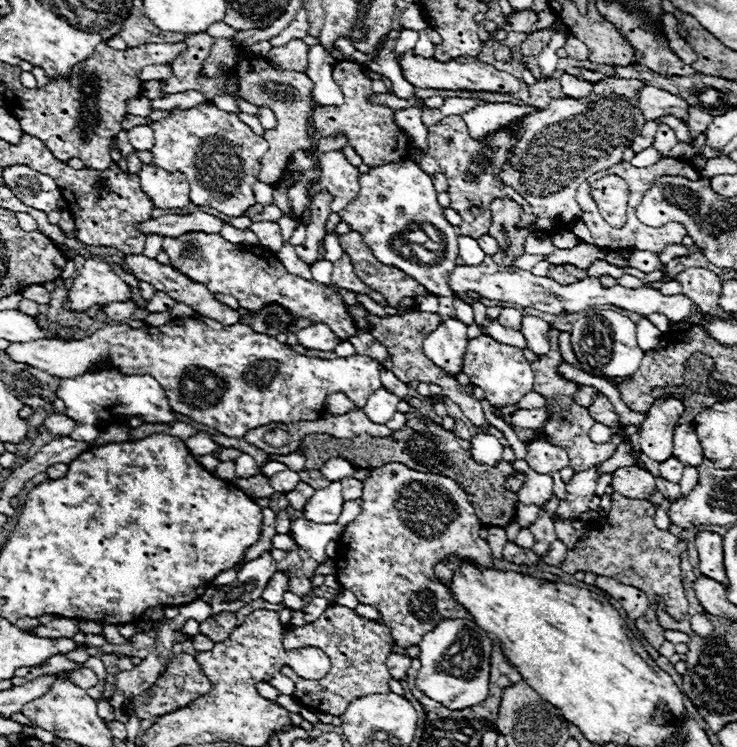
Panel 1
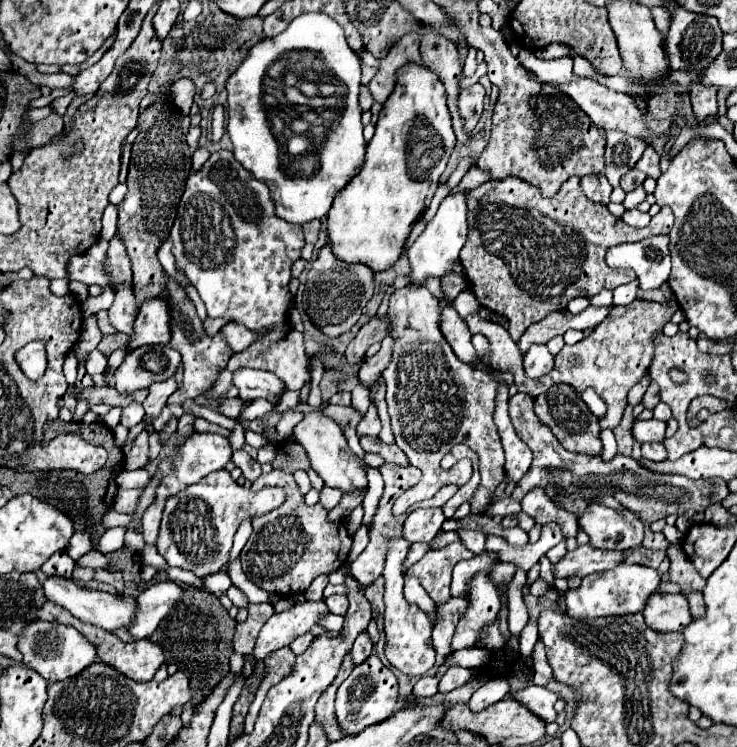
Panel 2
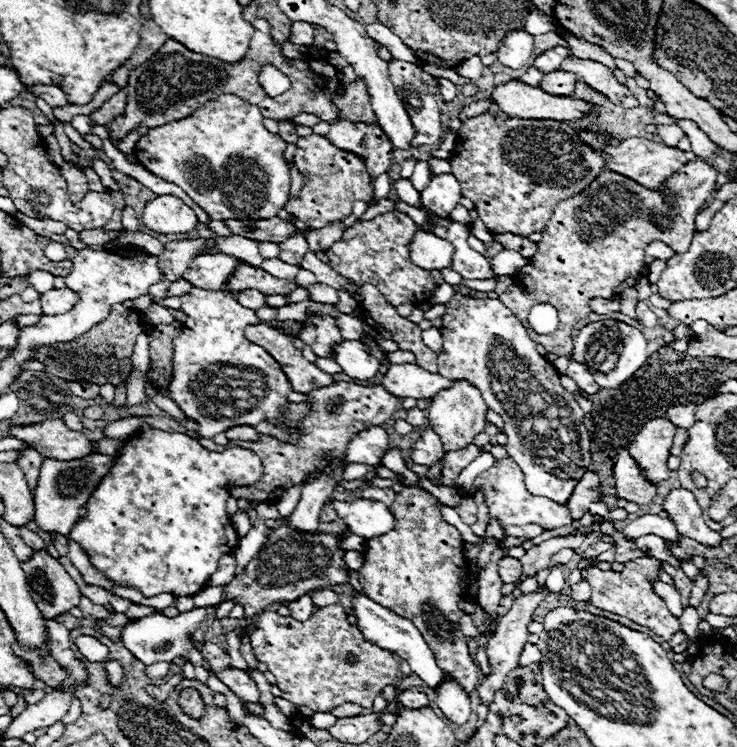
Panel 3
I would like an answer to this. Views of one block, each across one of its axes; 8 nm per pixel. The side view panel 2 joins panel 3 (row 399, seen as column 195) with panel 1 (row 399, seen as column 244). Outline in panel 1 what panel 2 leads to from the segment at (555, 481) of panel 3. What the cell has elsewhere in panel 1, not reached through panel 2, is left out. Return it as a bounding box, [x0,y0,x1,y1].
[464,336,532,406]

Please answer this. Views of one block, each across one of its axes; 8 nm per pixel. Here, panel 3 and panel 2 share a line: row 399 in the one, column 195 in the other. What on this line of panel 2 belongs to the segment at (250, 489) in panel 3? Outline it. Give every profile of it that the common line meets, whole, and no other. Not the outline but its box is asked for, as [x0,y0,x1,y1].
[166,278,232,404]

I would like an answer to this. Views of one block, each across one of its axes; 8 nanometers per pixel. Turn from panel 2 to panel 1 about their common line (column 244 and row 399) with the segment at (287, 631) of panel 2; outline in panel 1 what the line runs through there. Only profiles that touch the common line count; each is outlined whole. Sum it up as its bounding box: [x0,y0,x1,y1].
[638,398,684,462]

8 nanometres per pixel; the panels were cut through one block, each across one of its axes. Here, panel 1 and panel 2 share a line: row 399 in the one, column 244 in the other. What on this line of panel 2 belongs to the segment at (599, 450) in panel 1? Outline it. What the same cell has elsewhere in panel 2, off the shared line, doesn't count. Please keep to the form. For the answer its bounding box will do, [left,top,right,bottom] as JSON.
[240,470,352,596]

